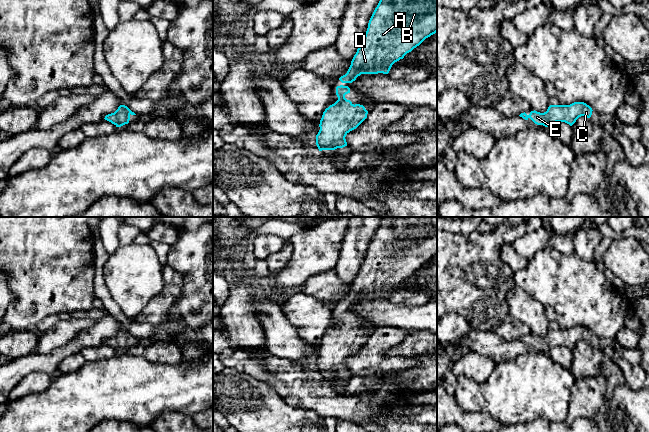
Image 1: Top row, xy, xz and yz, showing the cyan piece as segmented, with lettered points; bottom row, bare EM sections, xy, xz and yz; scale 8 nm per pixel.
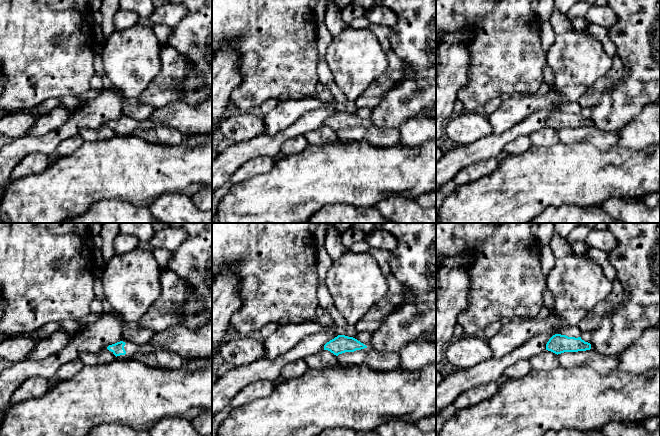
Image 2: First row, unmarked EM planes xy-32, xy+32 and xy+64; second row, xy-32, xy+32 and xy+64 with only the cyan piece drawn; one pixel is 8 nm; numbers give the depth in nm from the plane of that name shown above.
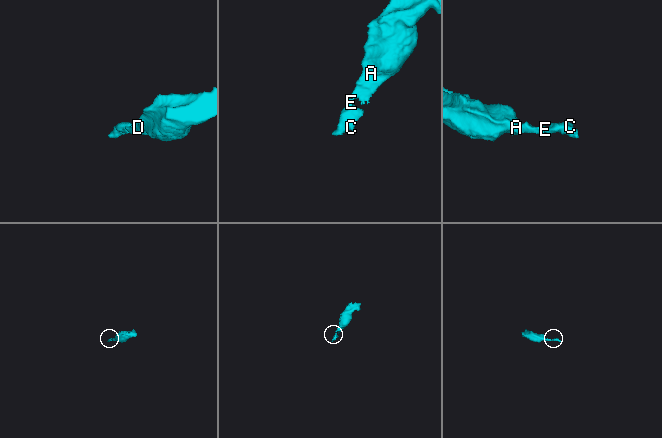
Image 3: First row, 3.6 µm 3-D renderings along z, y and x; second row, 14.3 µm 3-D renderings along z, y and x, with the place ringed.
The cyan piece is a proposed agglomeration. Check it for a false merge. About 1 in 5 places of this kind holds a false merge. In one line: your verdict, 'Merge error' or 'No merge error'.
No merge error

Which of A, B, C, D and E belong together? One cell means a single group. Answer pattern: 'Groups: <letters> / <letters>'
Groups: A B C D E

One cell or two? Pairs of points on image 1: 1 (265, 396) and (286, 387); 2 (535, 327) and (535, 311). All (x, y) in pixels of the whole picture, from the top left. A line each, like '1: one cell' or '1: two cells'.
1: two cells
2: one cell

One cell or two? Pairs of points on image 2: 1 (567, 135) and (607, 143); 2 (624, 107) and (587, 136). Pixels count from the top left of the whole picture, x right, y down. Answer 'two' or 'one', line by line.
1: one
2: two

